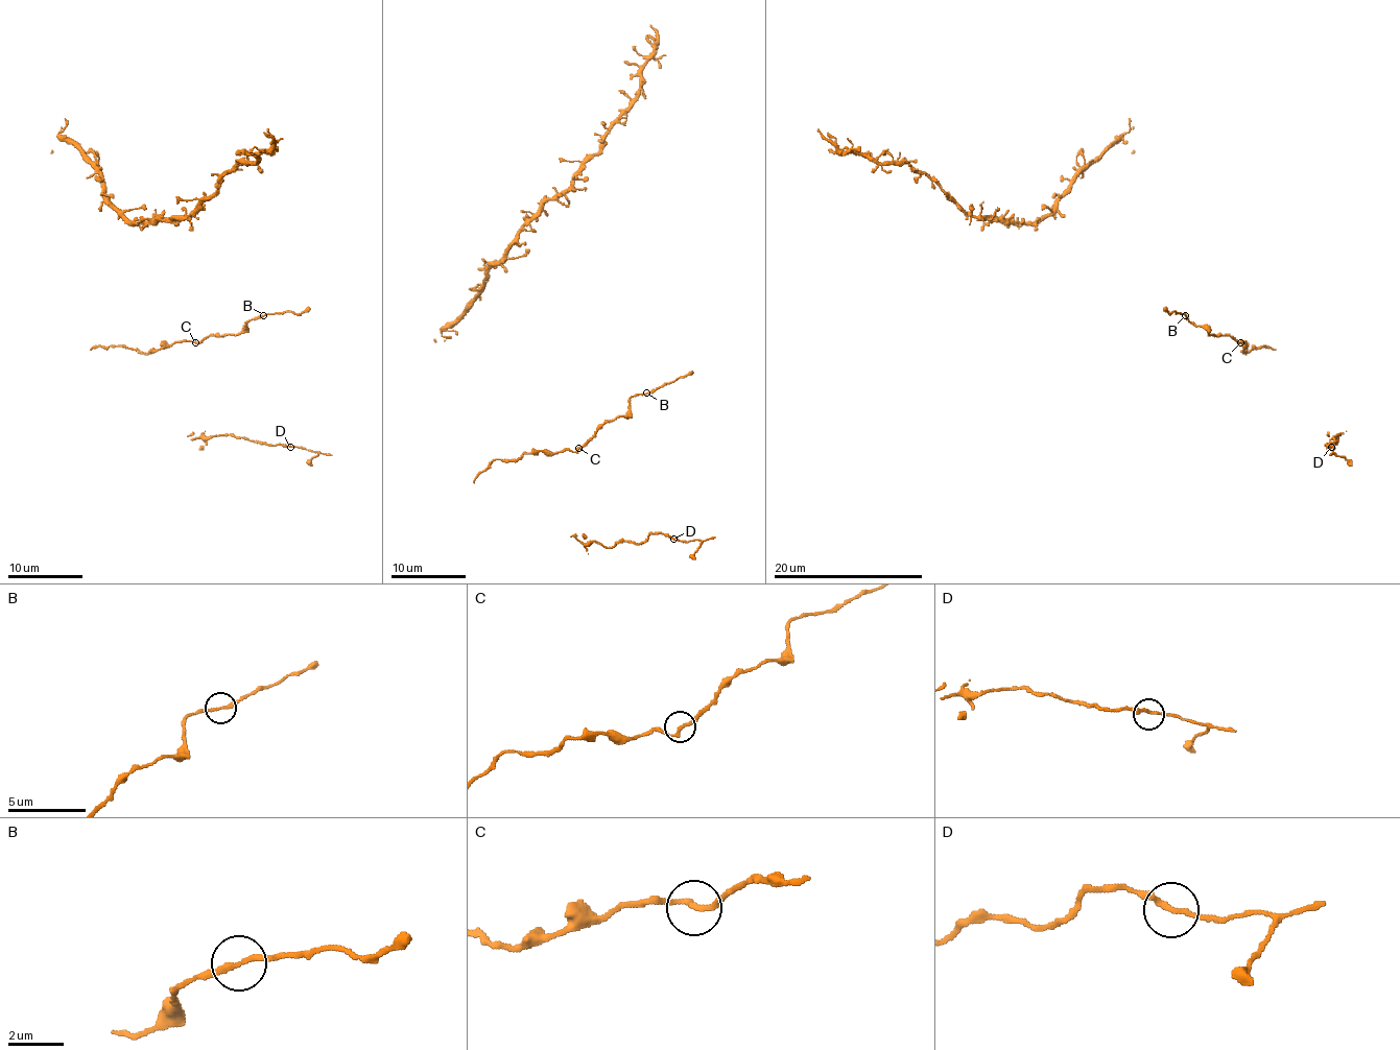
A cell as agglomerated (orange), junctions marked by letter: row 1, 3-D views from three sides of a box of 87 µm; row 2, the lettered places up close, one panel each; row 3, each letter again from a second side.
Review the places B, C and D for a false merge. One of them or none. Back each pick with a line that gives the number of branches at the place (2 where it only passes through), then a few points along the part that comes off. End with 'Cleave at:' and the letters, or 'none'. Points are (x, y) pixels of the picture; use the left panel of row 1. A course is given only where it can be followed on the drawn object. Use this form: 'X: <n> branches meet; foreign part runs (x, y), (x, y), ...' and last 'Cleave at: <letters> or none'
B: 2 branches meet; foreign part runs (264, 314), (310, 309)
Cleave at: B

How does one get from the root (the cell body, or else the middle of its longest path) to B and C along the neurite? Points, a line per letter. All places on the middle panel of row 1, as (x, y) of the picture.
B: (631, 396), (647, 394)
C: (631, 396), (629, 412), (608, 420), (578, 448)

